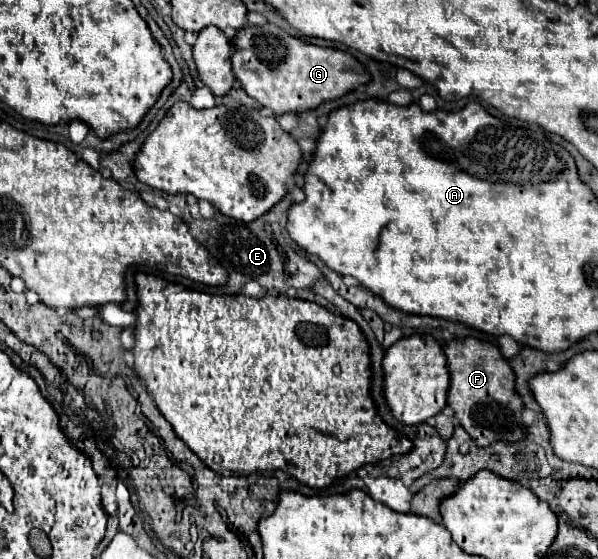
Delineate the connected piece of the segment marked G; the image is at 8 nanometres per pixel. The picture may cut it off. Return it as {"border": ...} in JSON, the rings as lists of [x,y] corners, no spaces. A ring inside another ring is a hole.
{"border":[[[272,23],[260,25],[260,27],[258,25],[246,25],[244,29],[240,29],[236,33],[232,65],[234,65],[236,79],[242,83],[242,89],[250,97],[254,97],[262,107],[274,111],[276,115],[312,111],[320,103],[340,99],[340,97],[348,95],[350,91],[354,91],[358,85],[368,85],[372,81],[366,67],[360,61],[356,61],[352,55],[348,55],[346,51],[304,43],[302,39],[292,37],[290,33],[286,33],[284,29],[280,29],[280,27],[272,25]]]}

